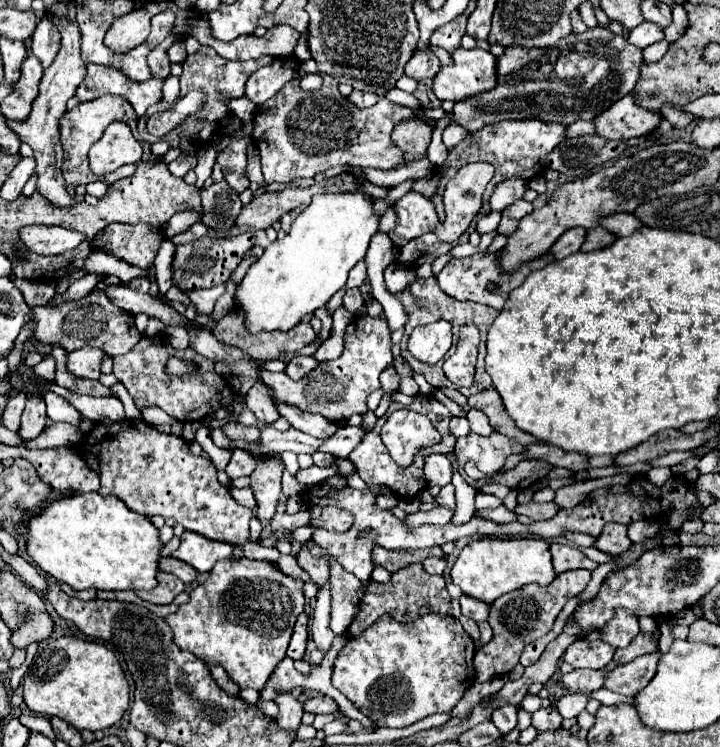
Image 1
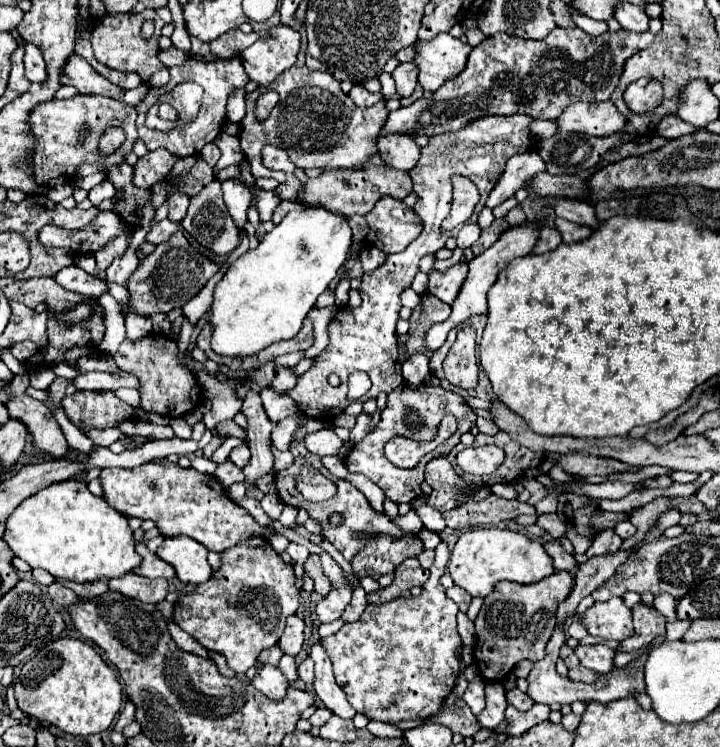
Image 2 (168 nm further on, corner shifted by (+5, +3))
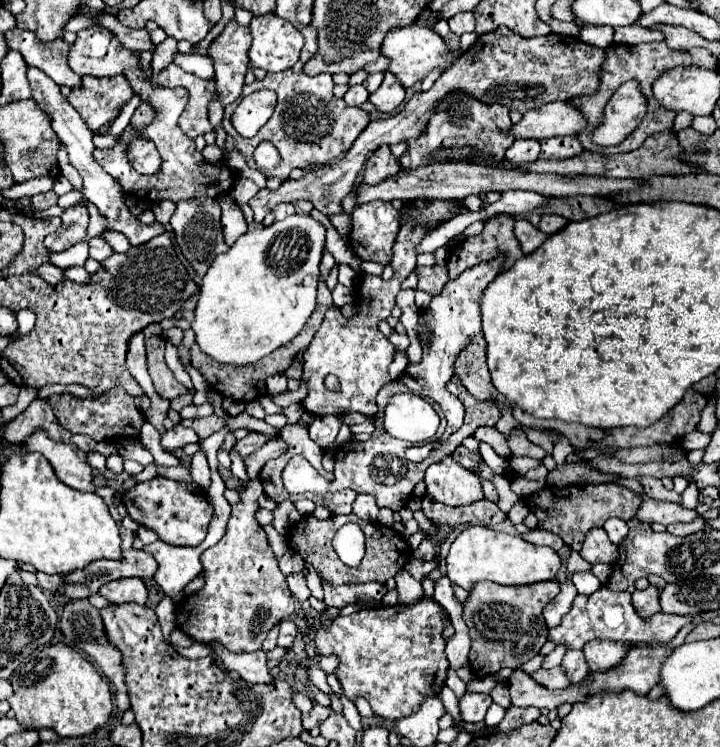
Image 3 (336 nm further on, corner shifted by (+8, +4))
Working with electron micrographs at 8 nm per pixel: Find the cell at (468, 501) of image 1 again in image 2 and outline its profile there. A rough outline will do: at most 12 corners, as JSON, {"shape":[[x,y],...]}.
{"shape":[[435,548],[421,596],[323,638],[369,720],[435,714],[459,678],[459,608]]}

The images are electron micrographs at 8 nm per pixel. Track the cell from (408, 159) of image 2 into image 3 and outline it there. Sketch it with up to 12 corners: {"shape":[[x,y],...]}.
{"shape":[[386,145],[376,149],[362,171],[362,183],[378,185],[400,171]]}

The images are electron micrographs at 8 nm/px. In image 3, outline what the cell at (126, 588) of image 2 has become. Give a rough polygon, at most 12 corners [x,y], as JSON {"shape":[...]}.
{"shape":[[120,579],[98,591],[112,605],[148,599],[142,579]]}

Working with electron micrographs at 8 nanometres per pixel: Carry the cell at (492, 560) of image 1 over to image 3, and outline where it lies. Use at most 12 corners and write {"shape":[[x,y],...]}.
{"shape":[[476,525],[446,557],[450,581],[554,581],[560,557]]}

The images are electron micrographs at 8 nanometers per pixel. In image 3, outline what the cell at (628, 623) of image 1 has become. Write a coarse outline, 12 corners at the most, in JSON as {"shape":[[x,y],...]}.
{"shape":[[630,593],[576,595],[548,641],[666,643],[694,615],[644,619]]}

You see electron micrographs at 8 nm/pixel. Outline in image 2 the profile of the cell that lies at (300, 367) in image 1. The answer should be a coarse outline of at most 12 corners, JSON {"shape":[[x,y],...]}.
{"shape":[[295,368],[275,372],[275,392],[291,390],[297,384]]}

